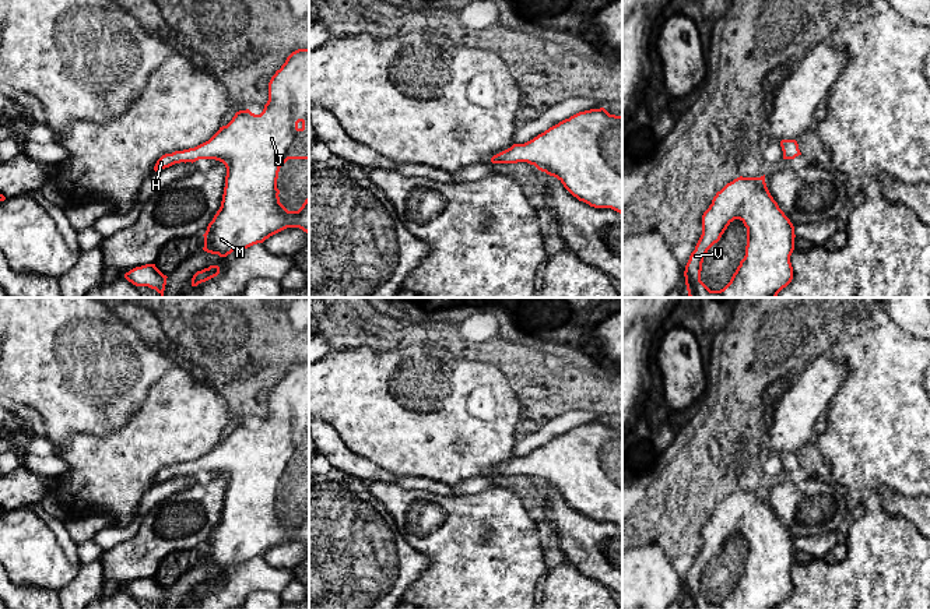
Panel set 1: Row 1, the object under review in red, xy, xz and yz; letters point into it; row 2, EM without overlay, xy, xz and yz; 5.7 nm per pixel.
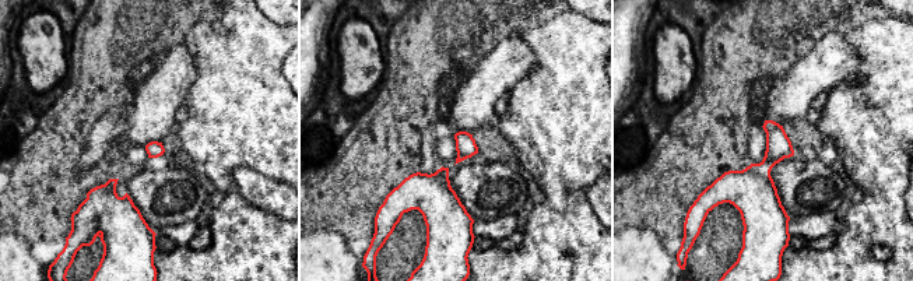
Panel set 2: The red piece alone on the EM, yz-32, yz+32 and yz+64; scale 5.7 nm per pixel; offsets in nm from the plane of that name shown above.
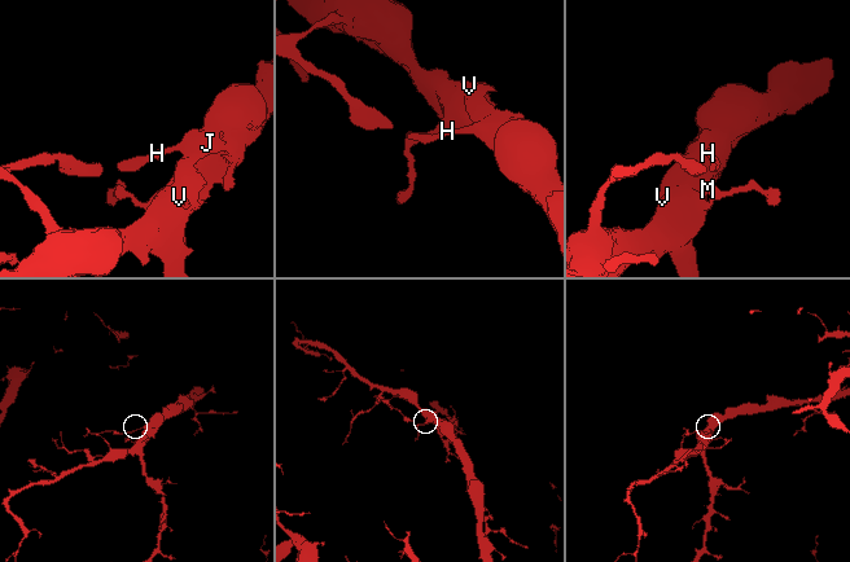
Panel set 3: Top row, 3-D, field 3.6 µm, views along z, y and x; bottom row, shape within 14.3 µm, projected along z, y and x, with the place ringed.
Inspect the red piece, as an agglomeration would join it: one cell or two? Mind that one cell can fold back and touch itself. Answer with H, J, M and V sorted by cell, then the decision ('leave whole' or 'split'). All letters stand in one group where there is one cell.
groups H J M V; leave whole

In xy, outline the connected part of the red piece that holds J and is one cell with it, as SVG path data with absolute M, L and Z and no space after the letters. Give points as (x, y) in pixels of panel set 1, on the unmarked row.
M309 362L292 365L271 390L269 413L260 427L249 422L236 425L208 454L162 468L154 483L199 472L215 472L227 480L221 520L203 548L204 564L227 570L232 564L263 556L287 541L299 541L309 549L309 511L298 524L288 524L280 515L277 501L280 480L288 472L309 472Z

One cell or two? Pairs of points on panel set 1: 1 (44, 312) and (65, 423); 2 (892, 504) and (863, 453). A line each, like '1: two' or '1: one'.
1: one
2: two

